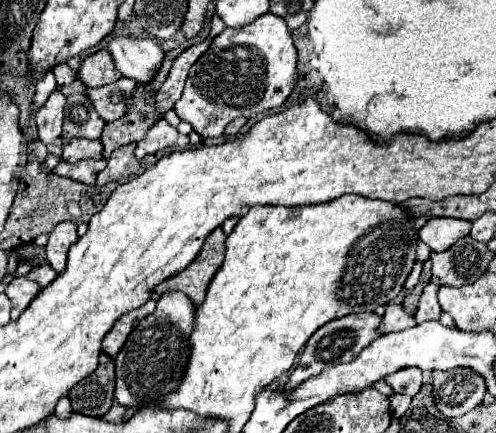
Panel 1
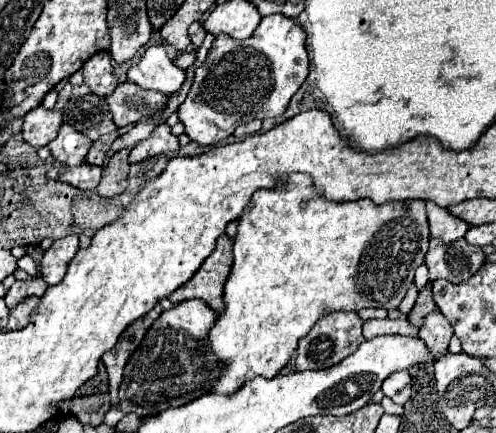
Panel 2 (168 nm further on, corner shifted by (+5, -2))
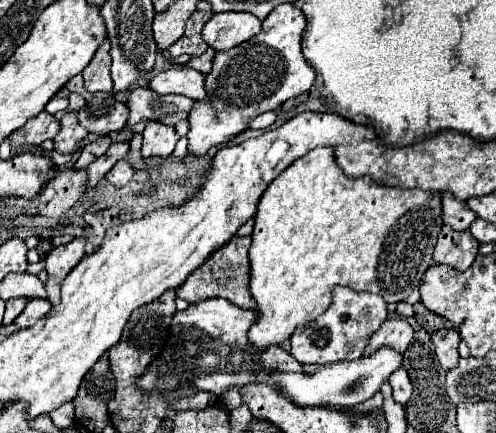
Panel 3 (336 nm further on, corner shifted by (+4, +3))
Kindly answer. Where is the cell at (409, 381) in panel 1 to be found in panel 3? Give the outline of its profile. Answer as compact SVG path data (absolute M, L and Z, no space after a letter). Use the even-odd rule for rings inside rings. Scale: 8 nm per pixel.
M399 367L399 369L395 371L395 375L391 375L389 383L391 383L391 387L393 387L393 397L397 399L397 403L405 405L405 403L409 401L409 397L411 397L411 391L413 391L405 367Z

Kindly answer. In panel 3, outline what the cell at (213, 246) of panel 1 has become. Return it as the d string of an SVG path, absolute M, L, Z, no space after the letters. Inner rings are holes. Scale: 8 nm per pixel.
M235 235L229 243L219 247L197 271L193 271L187 281L177 289L177 297L185 299L187 303L199 303L211 297L223 297L237 307L255 309L255 301L249 293L249 245L251 237Z

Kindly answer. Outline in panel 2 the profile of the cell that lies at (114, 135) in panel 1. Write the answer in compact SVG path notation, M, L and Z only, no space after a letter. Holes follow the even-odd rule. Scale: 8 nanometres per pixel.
M112 132L112 134L106 134L102 136L100 140L96 140L86 156L86 162L88 164L96 164L96 166L104 166L104 160L106 160L106 154L112 146L112 142L118 138L118 132Z

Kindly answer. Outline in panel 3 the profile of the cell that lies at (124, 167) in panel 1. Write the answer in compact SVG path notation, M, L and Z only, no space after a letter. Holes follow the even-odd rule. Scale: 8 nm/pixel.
M121 159L121 161L117 161L115 167L107 173L107 181L113 183L115 187L123 187L123 185L127 185L127 183L133 179L133 173L135 173L135 169L133 169L125 159Z

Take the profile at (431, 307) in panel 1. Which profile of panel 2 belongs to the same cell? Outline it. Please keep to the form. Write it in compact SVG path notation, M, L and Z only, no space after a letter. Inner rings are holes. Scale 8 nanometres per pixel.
M438 310L428 312L424 316L424 322L422 322L420 332L418 332L418 336L426 342L426 346L434 354L438 354L438 352L442 352L442 350L448 348L448 342L452 338L452 334L454 332L452 332L450 322Z

